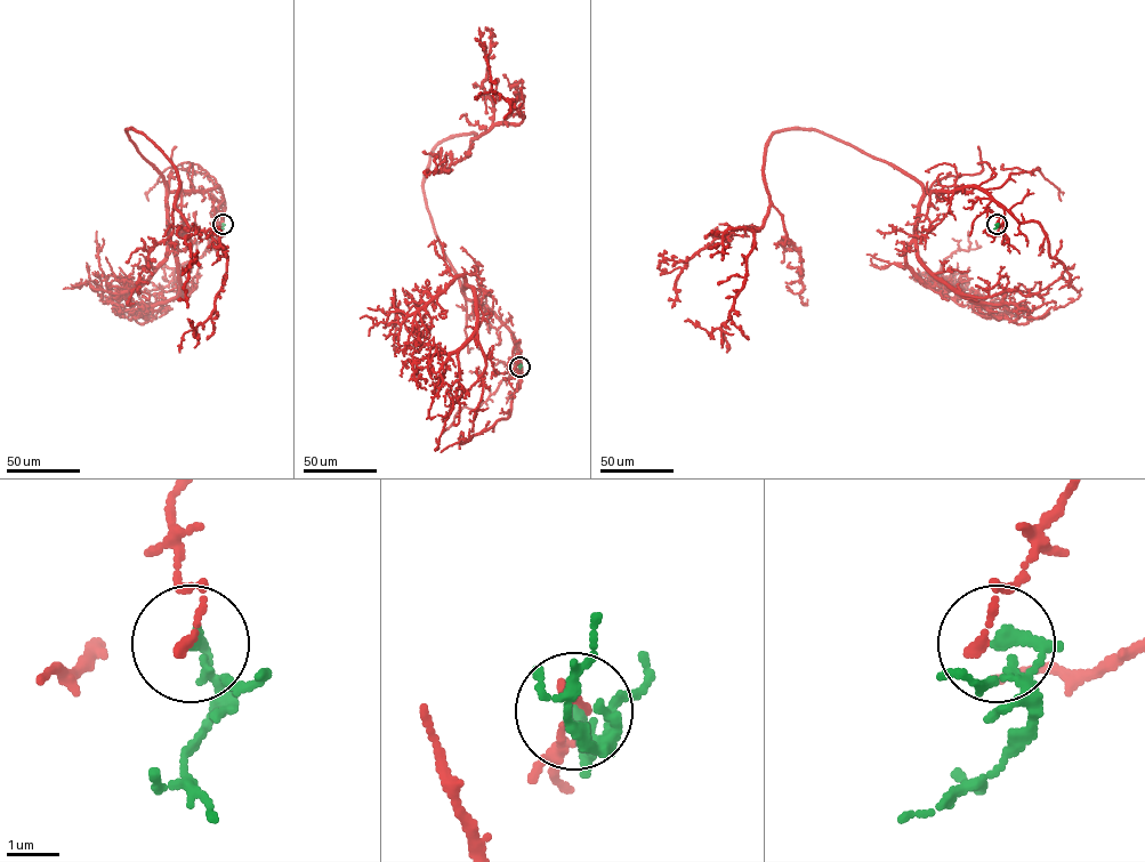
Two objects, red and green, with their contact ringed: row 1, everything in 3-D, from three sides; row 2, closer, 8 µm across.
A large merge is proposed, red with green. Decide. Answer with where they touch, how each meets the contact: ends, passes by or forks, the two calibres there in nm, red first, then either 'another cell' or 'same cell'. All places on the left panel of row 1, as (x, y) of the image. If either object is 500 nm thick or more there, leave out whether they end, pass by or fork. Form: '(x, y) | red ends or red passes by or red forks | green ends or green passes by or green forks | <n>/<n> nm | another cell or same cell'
(223, 224) | red ends | green passes by | 190/170 nm | another cell

